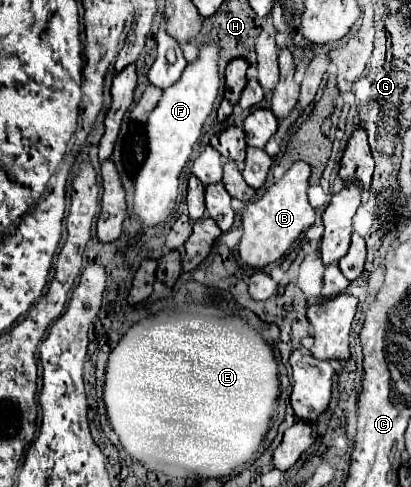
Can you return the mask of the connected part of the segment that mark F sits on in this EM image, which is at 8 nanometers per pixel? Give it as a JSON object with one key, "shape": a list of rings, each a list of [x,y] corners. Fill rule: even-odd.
{"shape":[[[208,39],[202,43],[194,63],[186,65],[182,77],[164,91],[156,109],[150,113],[146,123],[148,135],[148,159],[142,165],[136,185],[134,185],[134,213],[144,221],[144,225],[156,225],[164,221],[172,209],[178,195],[178,177],[192,153],[194,143],[202,133],[202,125],[212,111],[218,93],[218,61],[220,43]]]}

